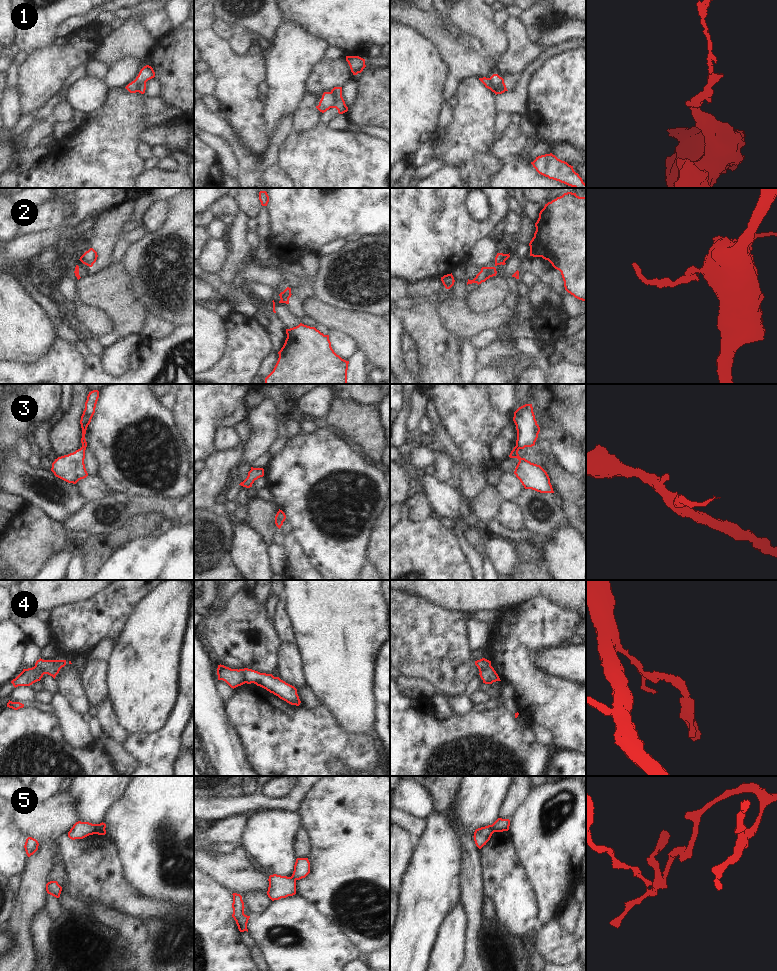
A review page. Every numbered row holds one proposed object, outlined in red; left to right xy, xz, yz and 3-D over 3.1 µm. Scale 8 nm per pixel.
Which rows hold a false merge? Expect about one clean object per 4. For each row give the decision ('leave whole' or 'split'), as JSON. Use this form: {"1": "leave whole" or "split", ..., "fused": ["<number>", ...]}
{"1": "split", "2": "split", "3": "split", "4": "split", "5": "split", "fused": ["1", "2", "3", "4", "5"]}

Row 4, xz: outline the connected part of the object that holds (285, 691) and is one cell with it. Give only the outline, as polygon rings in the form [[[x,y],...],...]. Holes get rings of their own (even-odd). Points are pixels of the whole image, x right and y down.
[[[248,668],[239,669],[239,671],[245,683],[254,683],[291,705],[300,705],[301,701],[297,694],[297,689],[279,677],[274,677],[272,674],[260,673]]]

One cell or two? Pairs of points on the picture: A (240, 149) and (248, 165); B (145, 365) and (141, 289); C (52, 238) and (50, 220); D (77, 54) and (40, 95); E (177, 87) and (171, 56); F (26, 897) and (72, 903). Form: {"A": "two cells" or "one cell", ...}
{"A": "one cell", "B": "two cells", "C": "two cells", "D": "one cell", "E": "one cell", "F": "two cells"}

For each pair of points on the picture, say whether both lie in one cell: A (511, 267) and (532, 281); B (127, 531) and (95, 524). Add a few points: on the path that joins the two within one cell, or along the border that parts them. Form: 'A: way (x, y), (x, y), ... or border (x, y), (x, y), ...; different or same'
A: way (516, 272), (527, 278); same
B: border (130, 518), (121, 528), (110, 534), (95, 535); different

